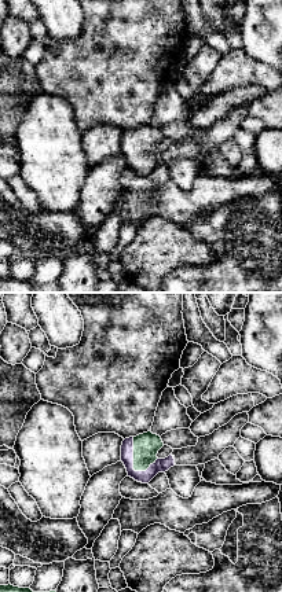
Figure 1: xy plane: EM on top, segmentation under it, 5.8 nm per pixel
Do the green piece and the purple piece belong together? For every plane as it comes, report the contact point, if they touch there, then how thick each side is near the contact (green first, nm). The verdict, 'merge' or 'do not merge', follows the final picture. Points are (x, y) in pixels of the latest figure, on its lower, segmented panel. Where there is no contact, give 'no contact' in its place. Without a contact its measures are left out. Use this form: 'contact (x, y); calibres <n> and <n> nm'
contact (134, 459); calibres 150 and 80 nm

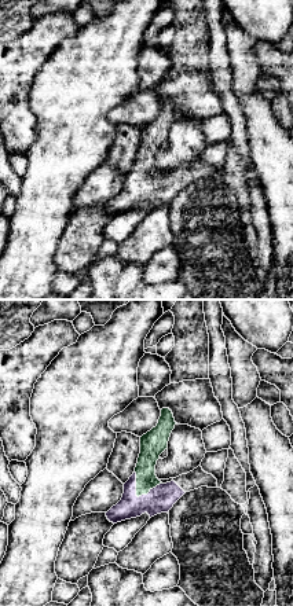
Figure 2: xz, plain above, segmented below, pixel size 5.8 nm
contact (138, 496); calibres 120 and 160 nm

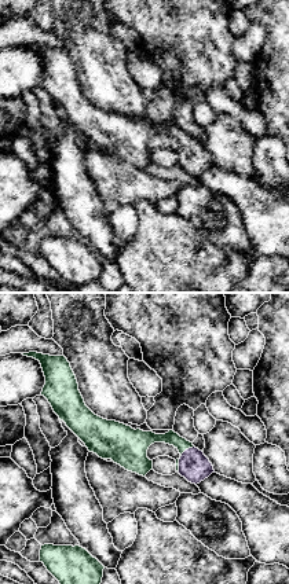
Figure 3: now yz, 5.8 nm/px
contact (179, 458); calibres 140 and 180 nm

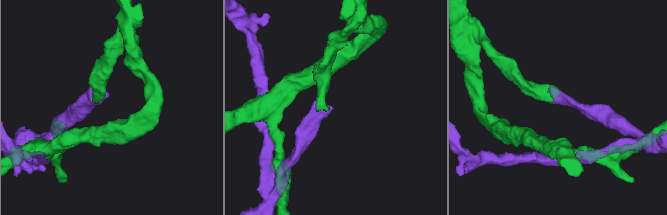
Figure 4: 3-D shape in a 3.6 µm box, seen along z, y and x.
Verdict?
do not merge

